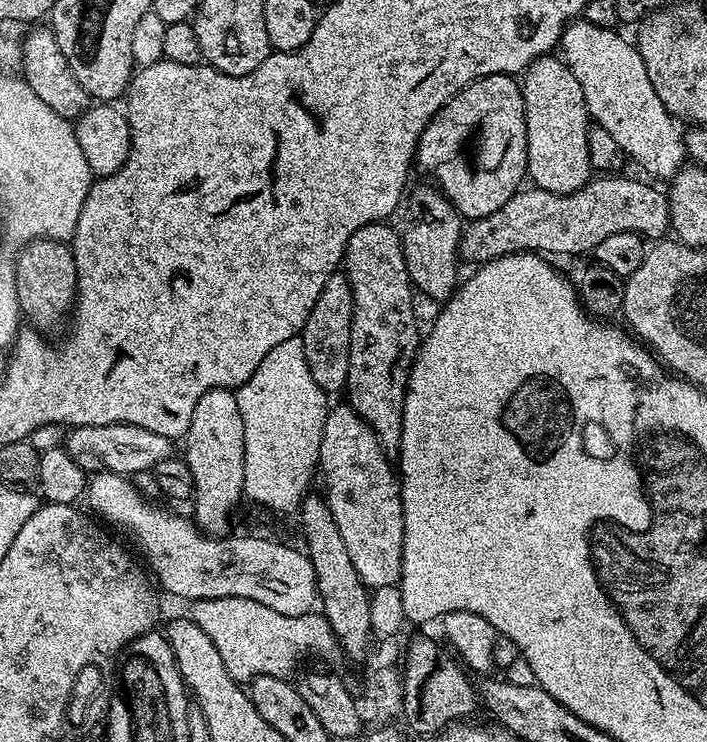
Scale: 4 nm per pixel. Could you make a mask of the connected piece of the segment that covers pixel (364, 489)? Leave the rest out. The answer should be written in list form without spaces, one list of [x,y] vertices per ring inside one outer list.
[[[333,403],[326,414],[326,426],[322,426],[320,443],[319,475],[324,475],[324,488],[328,509],[332,520],[346,542],[346,551],[350,553],[350,562],[369,590],[399,585],[402,570],[402,542],[404,541],[404,515],[400,500],[400,482],[394,471],[394,464],[388,461],[385,445],[380,443],[376,432],[353,410],[351,404]]]

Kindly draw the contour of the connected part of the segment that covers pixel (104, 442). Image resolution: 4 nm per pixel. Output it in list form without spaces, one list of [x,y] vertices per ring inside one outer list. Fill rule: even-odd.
[[[111,424],[110,426],[82,426],[72,428],[69,436],[62,441],[62,447],[68,456],[78,466],[84,468],[85,473],[117,472],[117,474],[136,478],[141,474],[148,474],[148,471],[155,469],[162,462],[173,459],[174,441],[162,434],[154,434],[154,430],[142,430],[142,426],[130,426],[129,424]]]

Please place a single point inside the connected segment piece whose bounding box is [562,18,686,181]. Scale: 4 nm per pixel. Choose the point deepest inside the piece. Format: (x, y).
(618, 93)

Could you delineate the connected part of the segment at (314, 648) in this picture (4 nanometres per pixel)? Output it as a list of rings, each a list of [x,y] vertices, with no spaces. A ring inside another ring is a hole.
[[[238,597],[193,600],[190,608],[192,608],[190,619],[198,626],[202,626],[202,630],[210,637],[210,642],[214,642],[218,655],[222,657],[222,666],[226,666],[230,678],[234,678],[237,682],[248,682],[258,676],[288,678],[293,675],[291,672],[295,670],[303,652],[308,656],[332,656],[338,652],[336,635],[330,622],[316,610],[311,610],[302,617],[283,617],[260,602]]]

